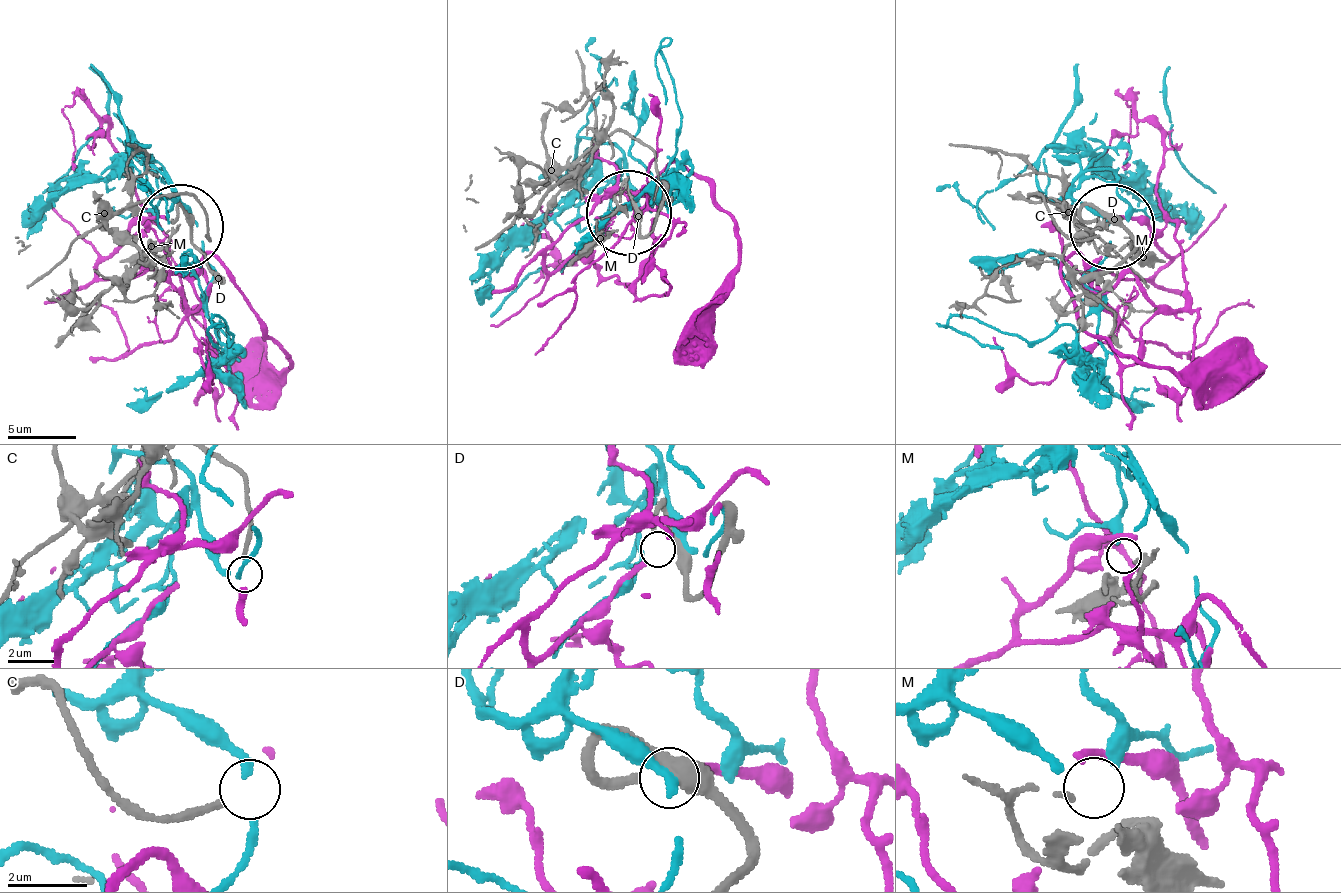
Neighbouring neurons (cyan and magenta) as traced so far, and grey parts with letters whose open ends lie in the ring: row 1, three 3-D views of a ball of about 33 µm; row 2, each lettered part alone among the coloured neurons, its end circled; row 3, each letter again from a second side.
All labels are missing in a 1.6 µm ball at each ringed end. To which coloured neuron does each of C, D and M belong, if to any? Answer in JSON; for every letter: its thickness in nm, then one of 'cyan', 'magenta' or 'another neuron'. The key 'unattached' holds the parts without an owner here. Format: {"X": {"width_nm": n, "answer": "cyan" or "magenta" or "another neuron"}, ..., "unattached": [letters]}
{"C": {"width_nm": 170, "answer": "another neuron"}, "D": {"width_nm": 240, "answer": "magenta"}, "M": {"width_nm": 110, "answer": "cyan"}, "unattached": ["C"]}

